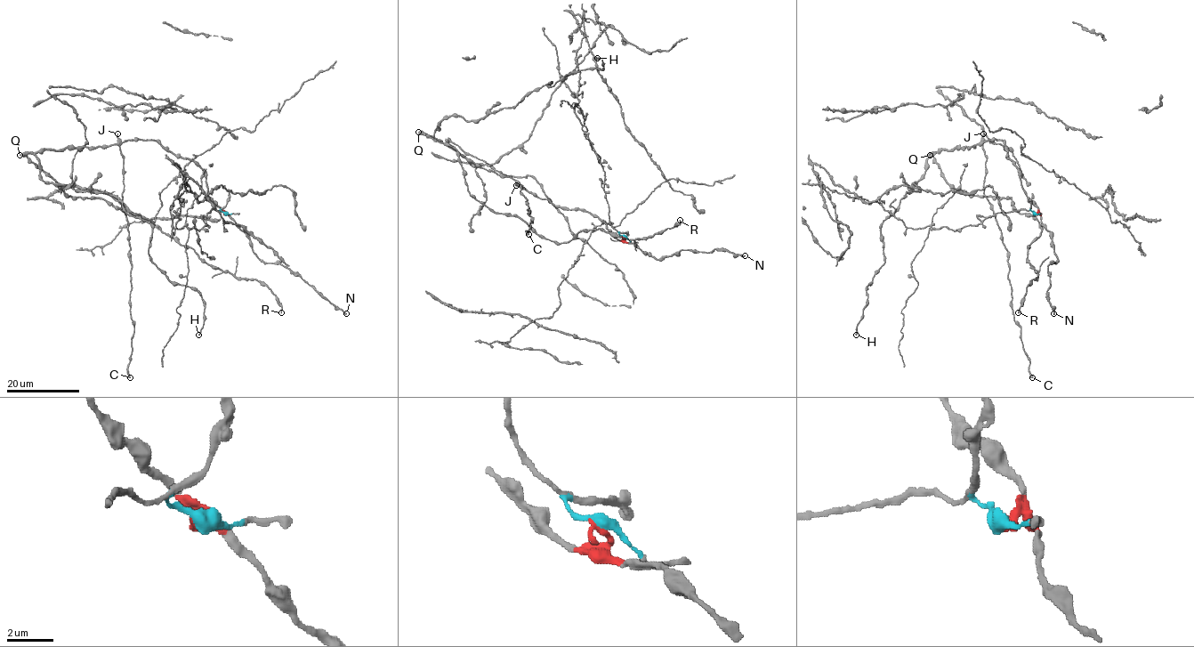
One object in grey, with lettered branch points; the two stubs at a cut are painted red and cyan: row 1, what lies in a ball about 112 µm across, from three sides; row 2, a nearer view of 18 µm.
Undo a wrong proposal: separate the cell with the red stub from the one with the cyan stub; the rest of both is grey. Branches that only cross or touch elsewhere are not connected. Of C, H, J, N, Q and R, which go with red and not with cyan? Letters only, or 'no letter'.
C, H, J, N, Q, R

